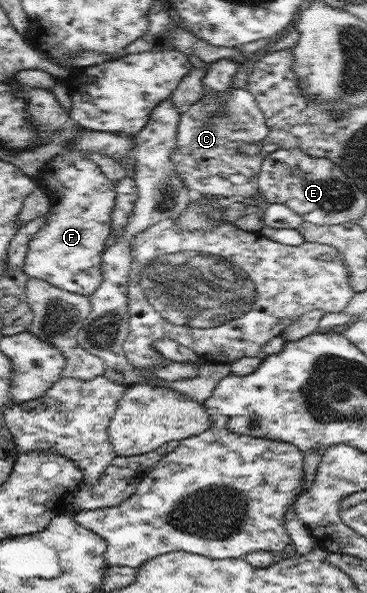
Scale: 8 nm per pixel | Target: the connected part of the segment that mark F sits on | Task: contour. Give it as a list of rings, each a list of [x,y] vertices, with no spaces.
[[[63,151],[44,163],[37,176],[40,178],[40,188],[51,198],[50,213],[45,224],[29,242],[24,271],[29,279],[45,280],[61,290],[75,292],[81,296],[92,296],[102,284],[102,255],[111,241],[111,214],[116,201],[116,186],[109,177],[101,172],[96,163],[96,157],[81,151]]]

